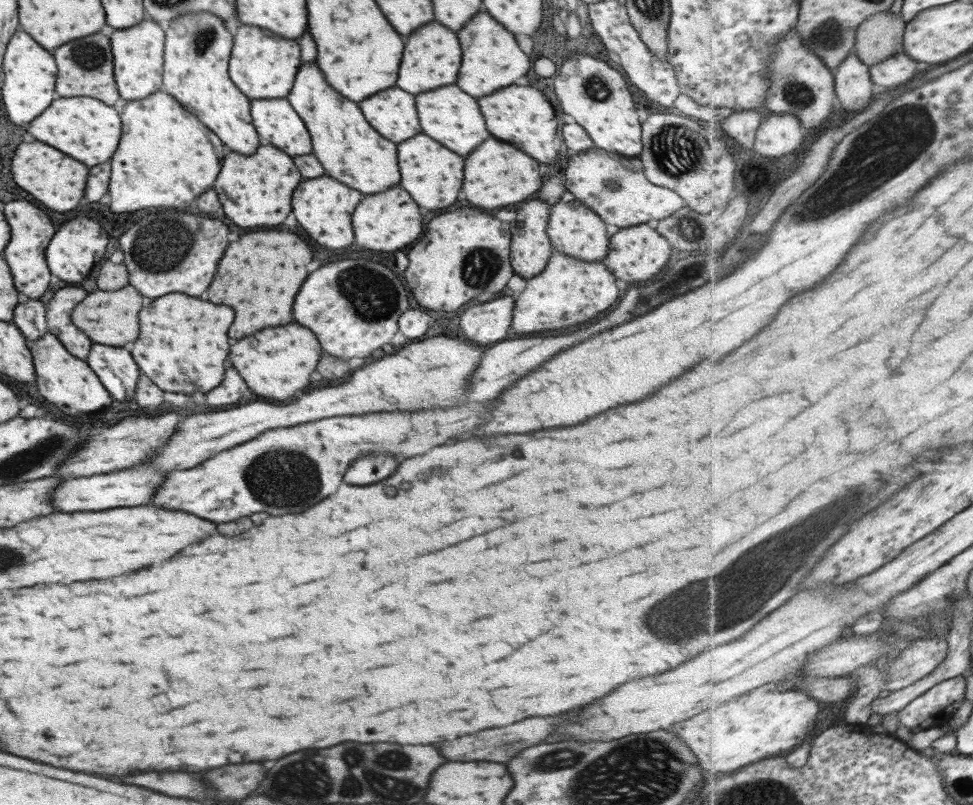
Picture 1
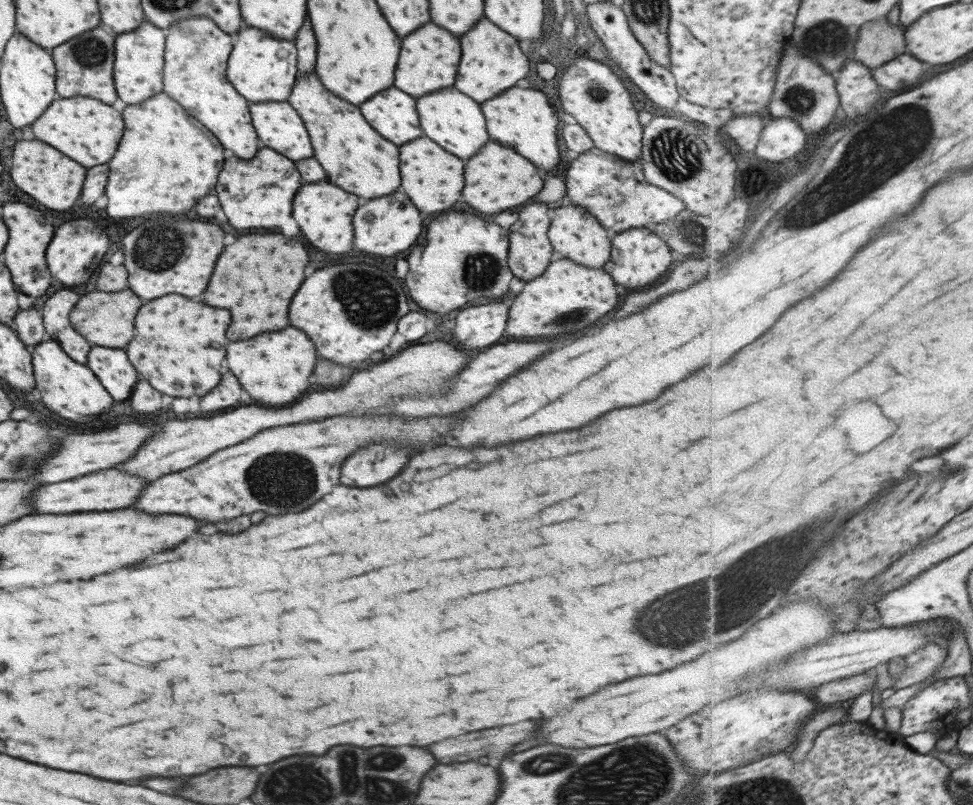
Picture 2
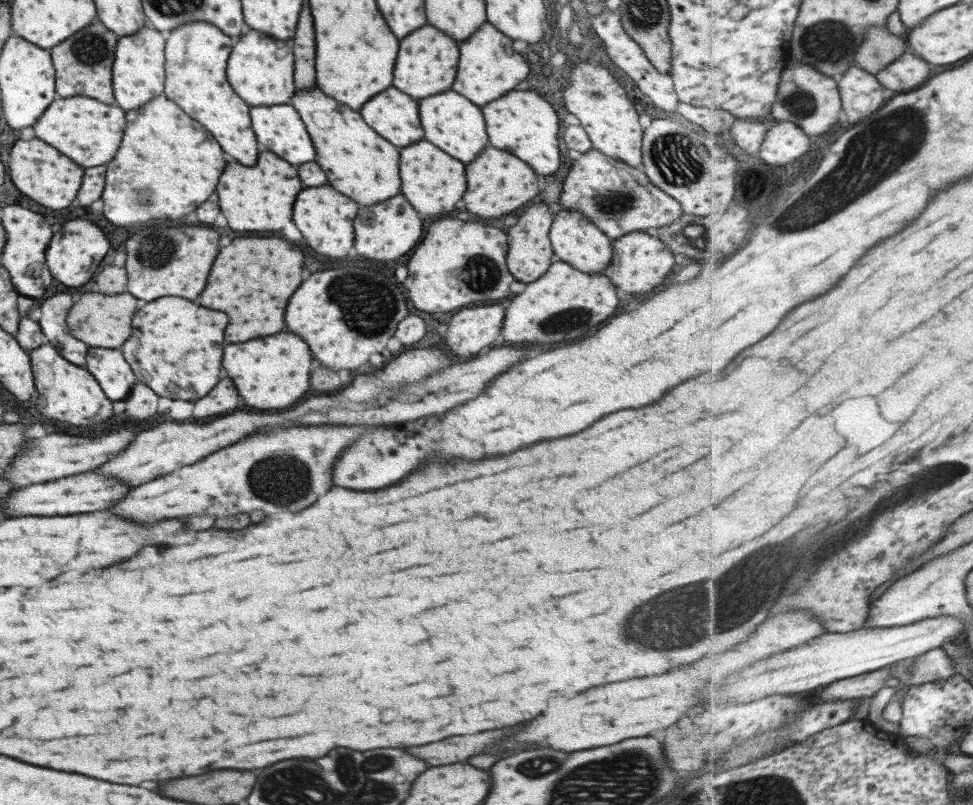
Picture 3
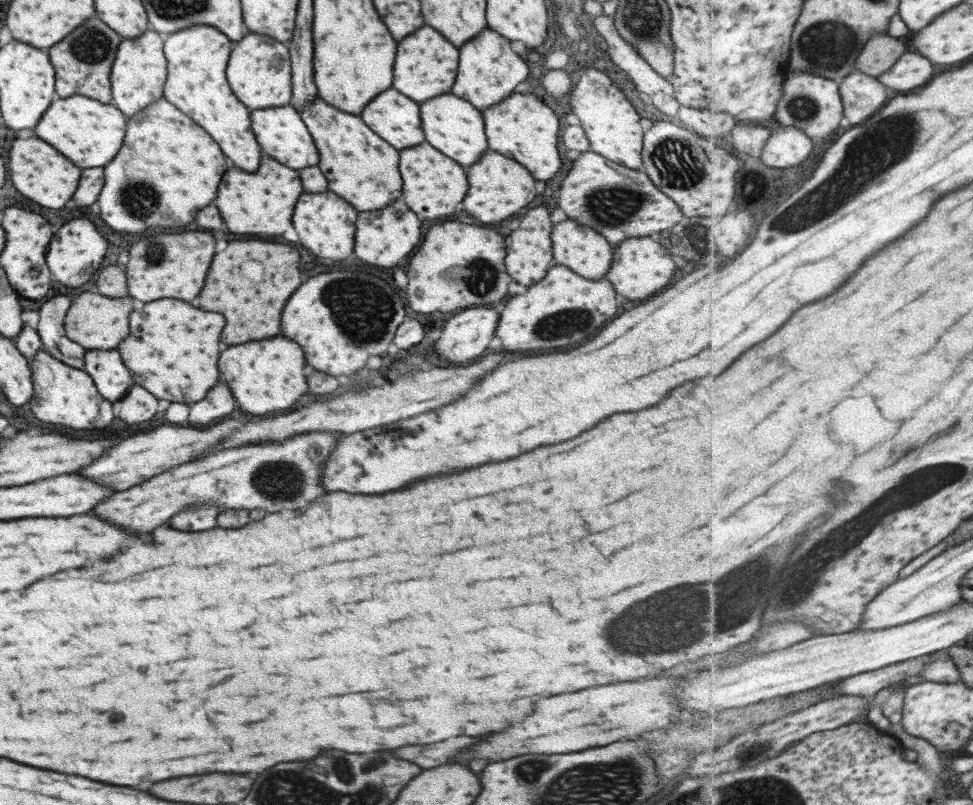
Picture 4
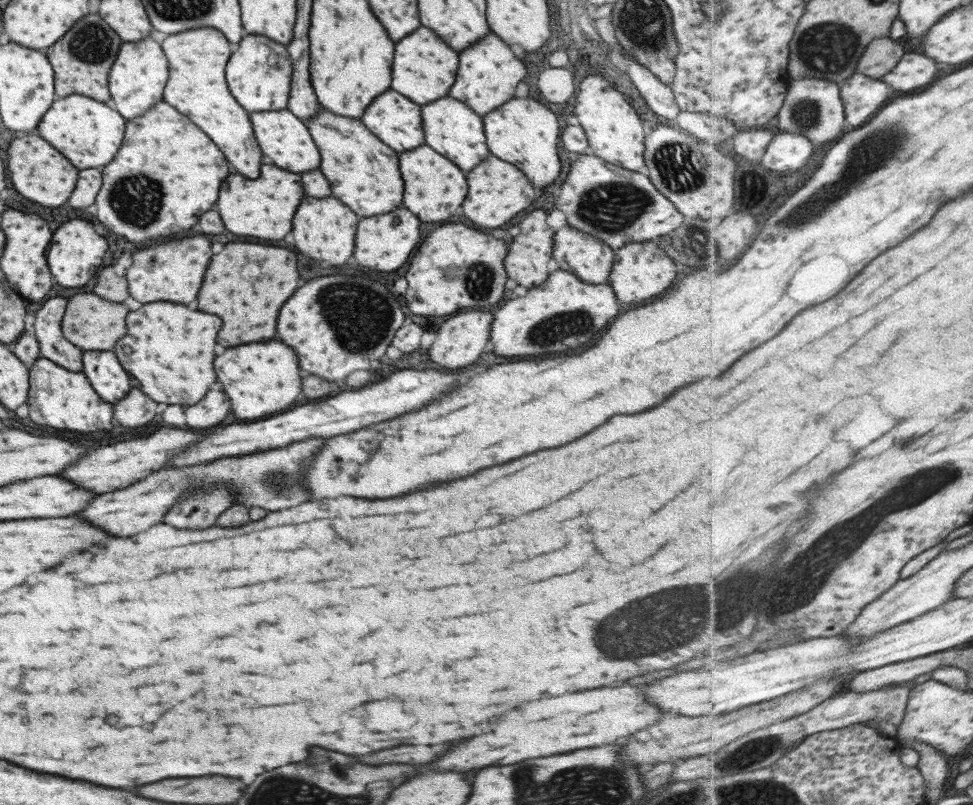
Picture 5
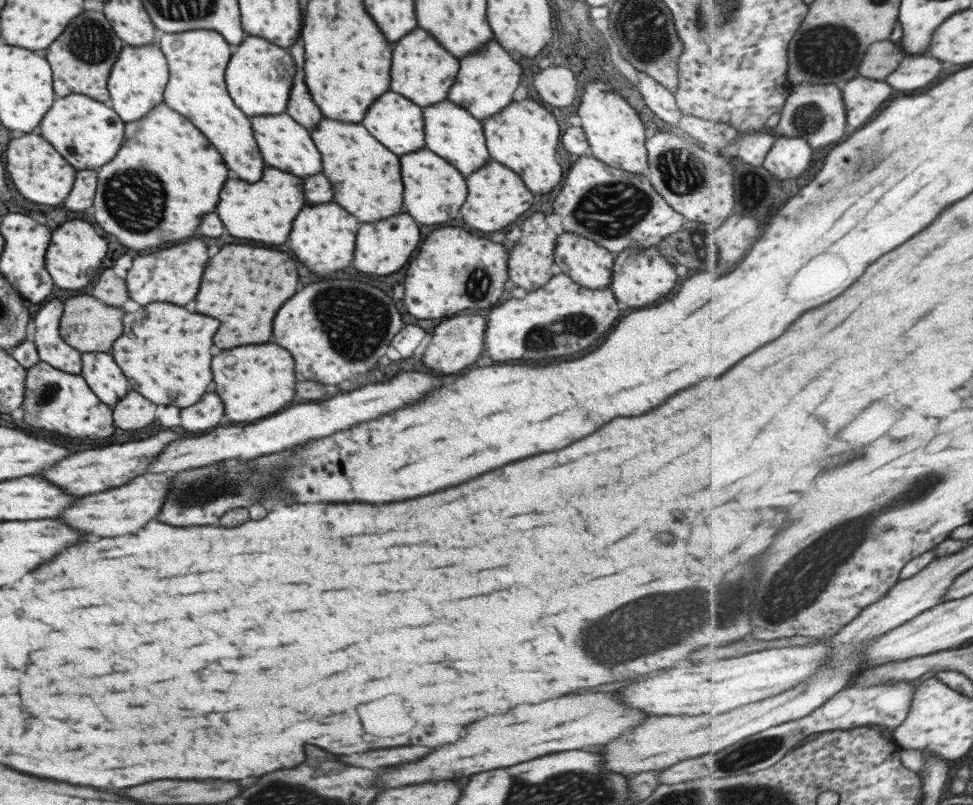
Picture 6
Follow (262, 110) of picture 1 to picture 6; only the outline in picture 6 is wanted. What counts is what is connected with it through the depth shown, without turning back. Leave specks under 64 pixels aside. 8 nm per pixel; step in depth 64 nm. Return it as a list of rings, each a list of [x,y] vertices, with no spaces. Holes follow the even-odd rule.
[[[286,112],[248,117],[257,148],[265,165],[289,172],[299,178],[310,177],[321,170],[321,158],[310,132]]]

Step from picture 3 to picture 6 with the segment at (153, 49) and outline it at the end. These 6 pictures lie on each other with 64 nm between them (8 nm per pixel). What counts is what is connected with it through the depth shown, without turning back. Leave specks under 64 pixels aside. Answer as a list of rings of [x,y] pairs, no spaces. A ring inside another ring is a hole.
[[[155,43],[143,46],[122,45],[106,80],[108,106],[119,114],[124,123],[143,118],[151,108],[162,102],[162,92],[168,81],[168,66]]]

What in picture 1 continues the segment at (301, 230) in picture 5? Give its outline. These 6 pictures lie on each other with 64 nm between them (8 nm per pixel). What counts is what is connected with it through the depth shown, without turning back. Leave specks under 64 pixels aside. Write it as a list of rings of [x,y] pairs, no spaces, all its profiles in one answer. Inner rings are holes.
[[[323,174],[317,178],[303,179],[303,182],[299,182],[299,186],[295,186],[291,196],[291,208],[297,218],[297,224],[305,230],[305,234],[311,240],[331,250],[343,250],[354,240],[351,213],[361,197],[362,194],[359,191]]]

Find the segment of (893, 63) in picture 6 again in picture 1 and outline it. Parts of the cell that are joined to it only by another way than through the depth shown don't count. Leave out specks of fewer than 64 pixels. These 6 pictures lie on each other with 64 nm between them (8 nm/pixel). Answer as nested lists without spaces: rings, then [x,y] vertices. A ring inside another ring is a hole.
[[[883,12],[868,18],[858,28],[855,53],[869,66],[878,65],[889,54],[903,52],[905,20],[901,14]]]

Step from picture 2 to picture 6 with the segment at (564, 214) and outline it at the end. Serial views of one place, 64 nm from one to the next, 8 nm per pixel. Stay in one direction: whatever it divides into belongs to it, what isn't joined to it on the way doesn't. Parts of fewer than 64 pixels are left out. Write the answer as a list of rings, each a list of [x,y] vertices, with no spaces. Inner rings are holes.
[[[563,231],[557,235],[553,260],[561,273],[593,290],[609,286],[614,255],[580,234]]]

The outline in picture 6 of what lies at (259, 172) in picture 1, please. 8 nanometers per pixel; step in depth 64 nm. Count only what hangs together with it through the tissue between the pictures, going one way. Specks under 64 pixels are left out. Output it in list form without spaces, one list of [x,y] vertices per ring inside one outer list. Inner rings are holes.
[[[264,165],[262,176],[259,182],[251,184],[227,178],[223,190],[219,192],[219,202],[215,212],[221,218],[225,230],[235,238],[255,240],[263,244],[283,244],[285,238],[289,236],[291,220],[295,218],[297,208],[301,208],[306,202],[304,190],[301,188],[302,179],[299,180],[269,165]]]

